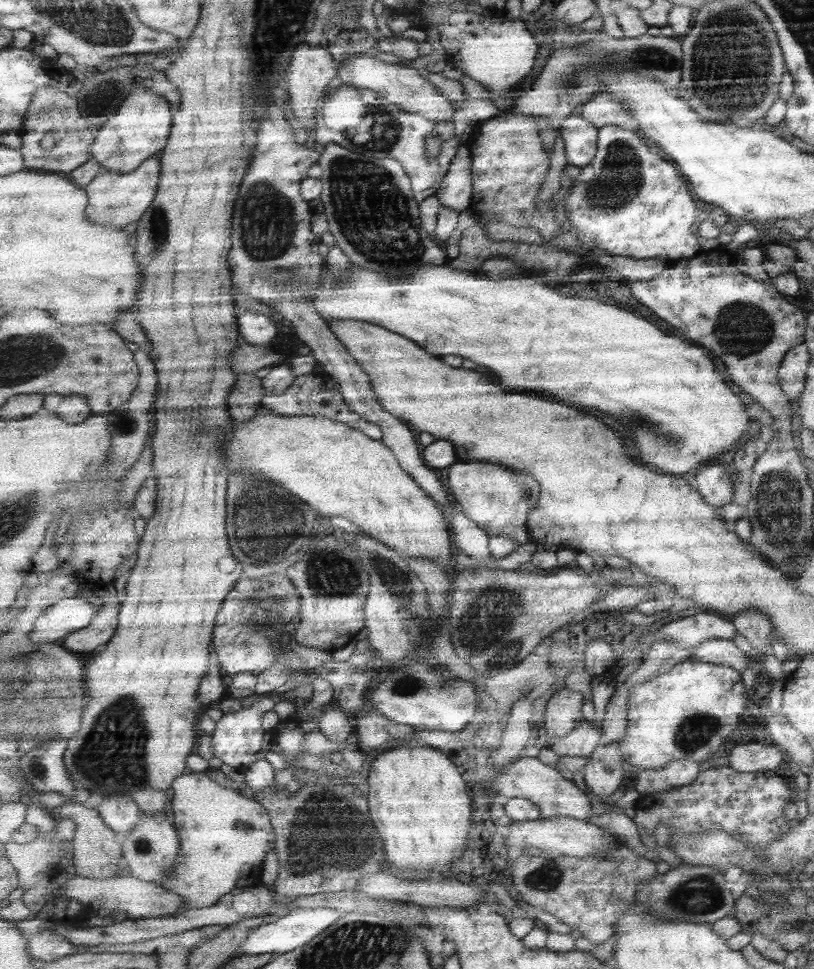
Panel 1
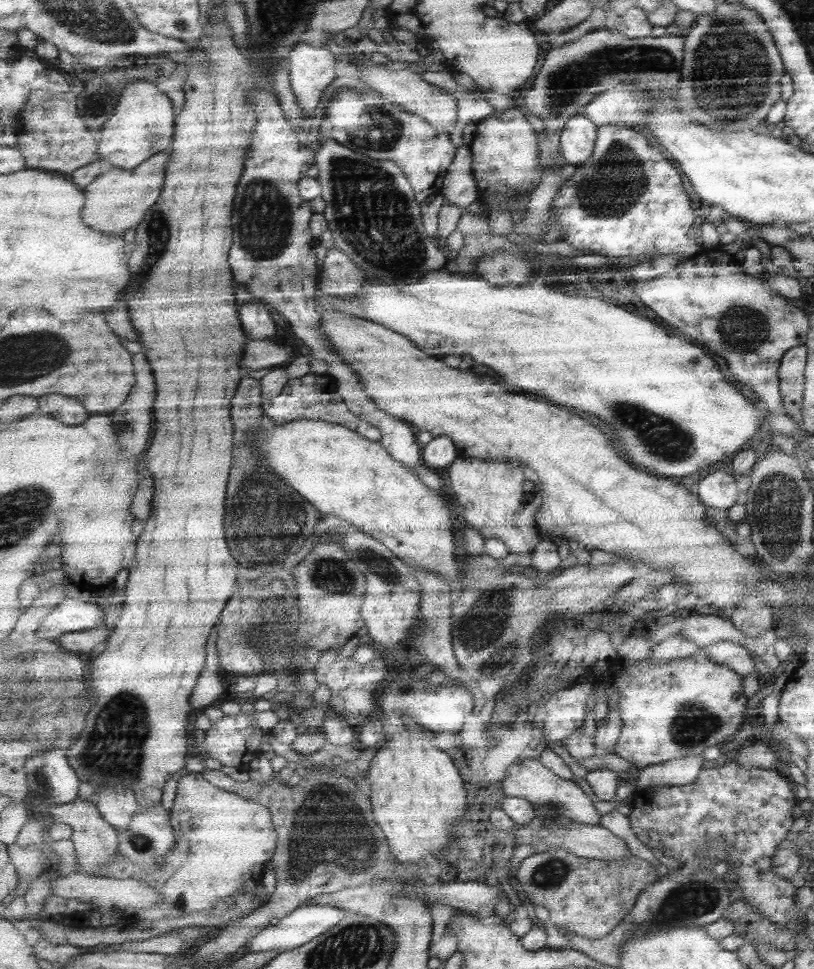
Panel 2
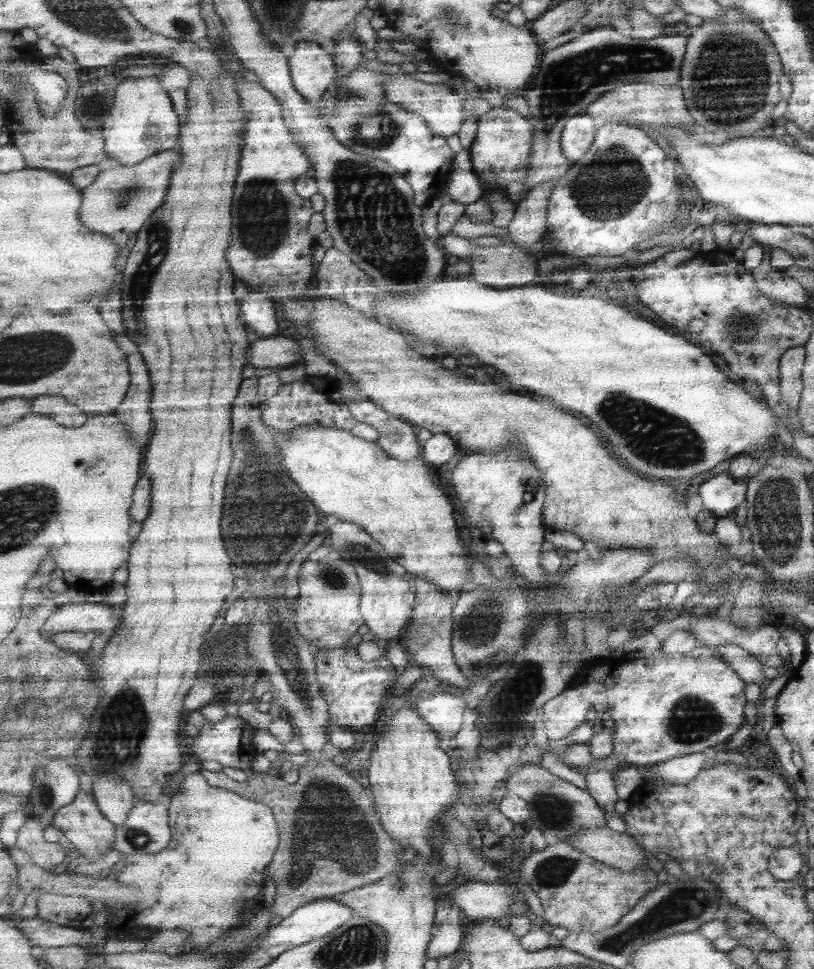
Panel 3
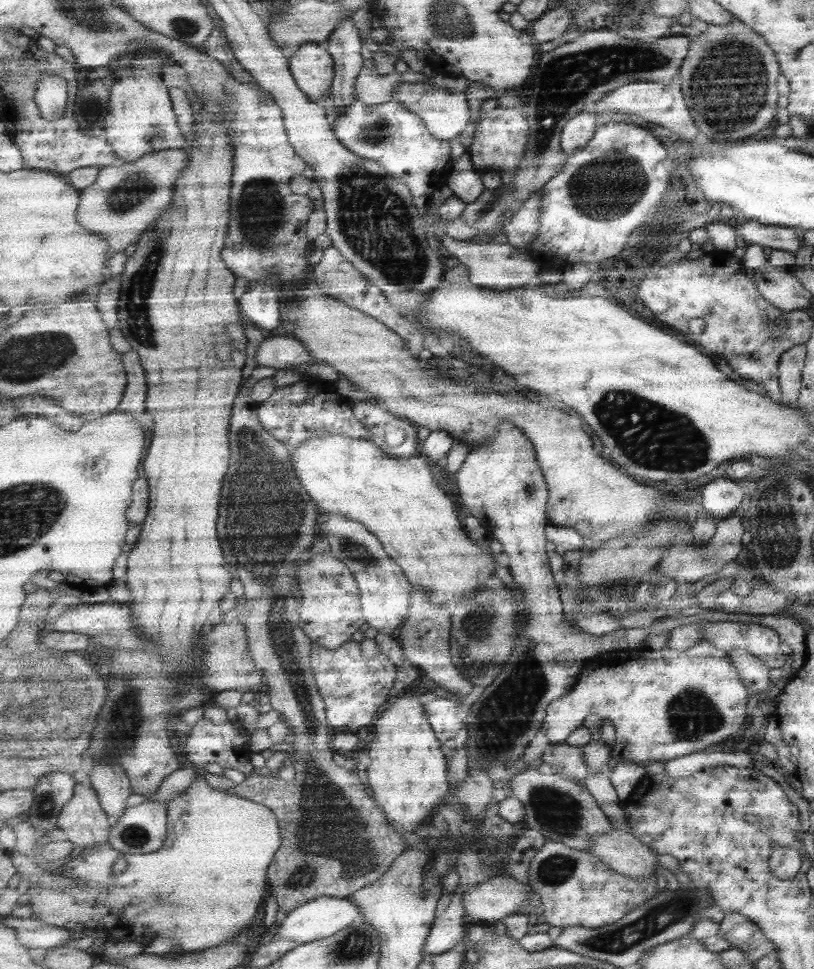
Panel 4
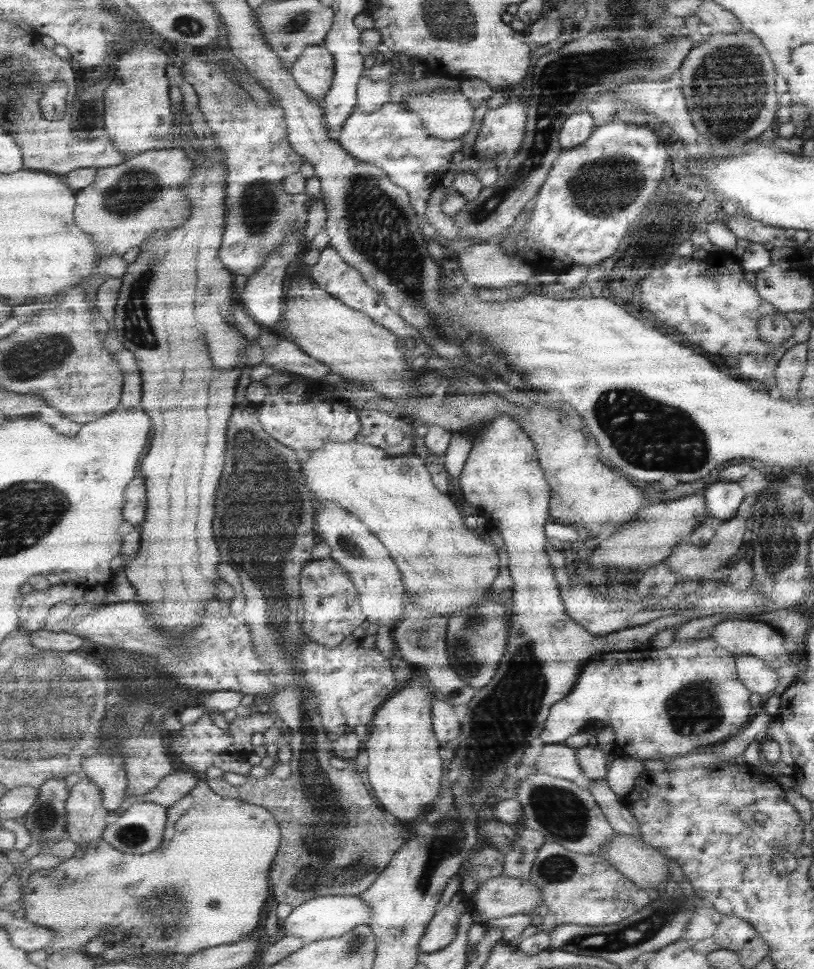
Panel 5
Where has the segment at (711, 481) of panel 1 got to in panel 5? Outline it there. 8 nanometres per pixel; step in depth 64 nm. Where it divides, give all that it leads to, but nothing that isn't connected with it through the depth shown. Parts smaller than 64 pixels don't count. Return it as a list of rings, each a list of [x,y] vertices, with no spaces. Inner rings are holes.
[[[717,480],[705,490],[703,496],[707,498],[707,516],[727,522],[735,518],[735,510],[743,500],[743,490],[739,488],[739,482]]]

